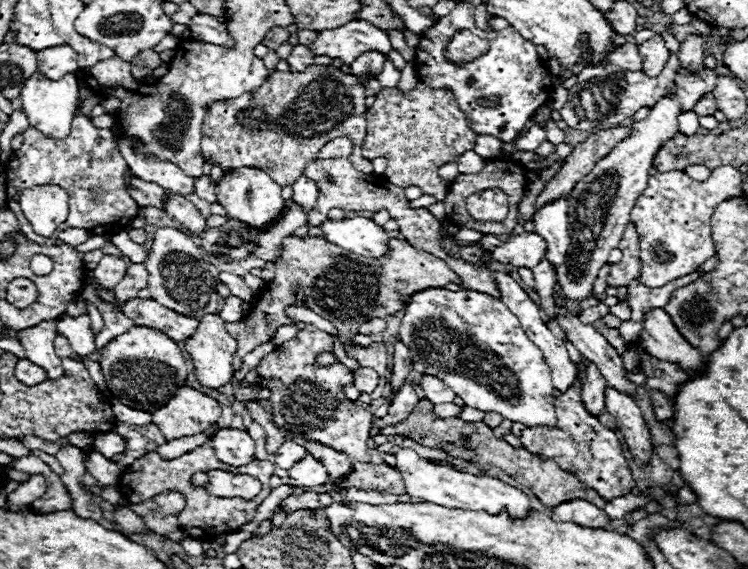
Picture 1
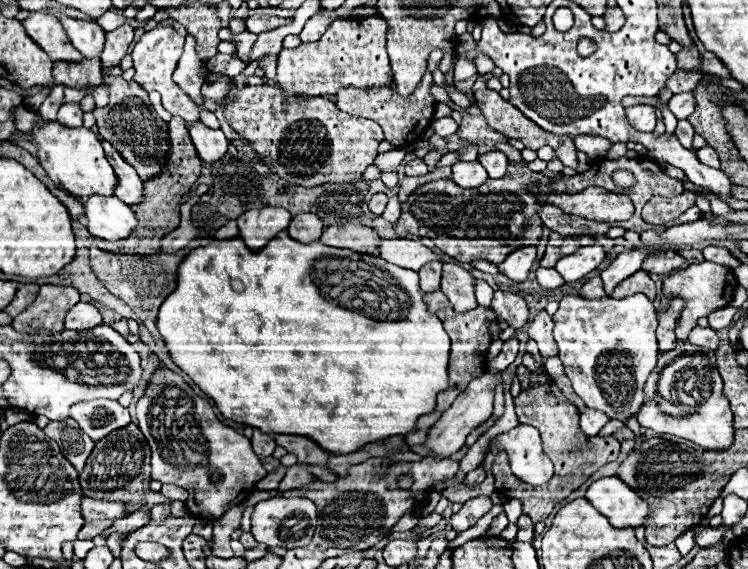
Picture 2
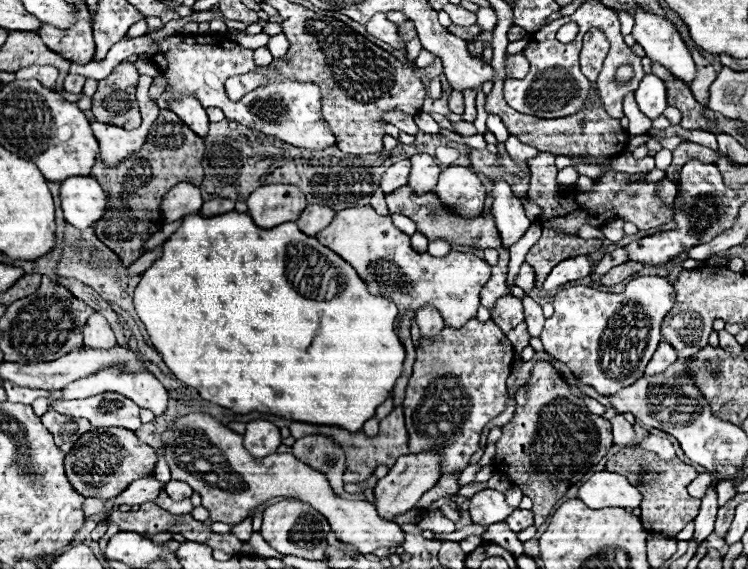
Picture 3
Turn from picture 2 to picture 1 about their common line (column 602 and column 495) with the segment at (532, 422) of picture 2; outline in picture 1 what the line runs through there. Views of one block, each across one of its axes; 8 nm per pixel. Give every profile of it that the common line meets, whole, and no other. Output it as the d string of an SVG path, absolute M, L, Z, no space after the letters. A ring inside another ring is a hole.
M420 400L418 406L412 410L412 414L394 424L394 426L384 426L382 432L384 436L394 436L394 434L402 434L402 436L410 436L412 440L424 444L424 446L434 446L440 450L446 450L448 454L462 458L462 460L476 460L480 464L494 464L498 468L502 468L508 476L512 476L516 482L524 484L524 488L530 488L534 492L536 498L540 498L540 502L544 506L558 506L562 502L568 500L588 500L598 508L604 508L606 502L596 494L596 490L590 490L586 486L582 486L582 482L578 482L578 478L574 478L572 474L566 474L558 464L554 464L550 458L540 458L536 454L526 452L524 448L514 448L508 442L504 442L502 438L496 438L490 430L490 426L482 424L482 422L464 422L460 418L438 418L432 414L432 404L428 400Z

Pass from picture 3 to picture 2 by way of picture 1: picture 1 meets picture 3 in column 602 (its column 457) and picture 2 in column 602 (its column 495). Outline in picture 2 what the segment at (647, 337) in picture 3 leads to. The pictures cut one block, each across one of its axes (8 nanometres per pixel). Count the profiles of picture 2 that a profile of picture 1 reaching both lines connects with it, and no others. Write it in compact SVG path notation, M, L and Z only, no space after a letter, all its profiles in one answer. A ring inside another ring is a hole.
M566 294L558 302L554 318L554 340L560 348L560 360L566 368L574 392L588 408L600 410L616 420L638 414L648 374L656 368L658 316L646 294L632 294L620 300L610 296L586 300L578 294Z

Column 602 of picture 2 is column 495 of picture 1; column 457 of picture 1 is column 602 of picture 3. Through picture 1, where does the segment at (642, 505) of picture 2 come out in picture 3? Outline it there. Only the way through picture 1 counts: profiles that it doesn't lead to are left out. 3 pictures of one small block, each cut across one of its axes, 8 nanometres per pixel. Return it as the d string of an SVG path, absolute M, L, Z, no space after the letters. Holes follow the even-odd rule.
M594 472L578 490L578 500L588 508L638 508L642 494L616 472Z

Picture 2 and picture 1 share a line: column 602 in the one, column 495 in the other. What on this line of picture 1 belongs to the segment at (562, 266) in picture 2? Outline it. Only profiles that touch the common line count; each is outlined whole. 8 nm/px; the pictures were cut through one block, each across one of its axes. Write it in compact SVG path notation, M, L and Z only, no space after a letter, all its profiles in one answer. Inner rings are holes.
M522 232L510 238L508 242L504 242L504 246L498 246L496 250L492 250L490 258L498 262L510 262L516 268L524 266L532 270L546 256L546 250L548 246L542 236Z

